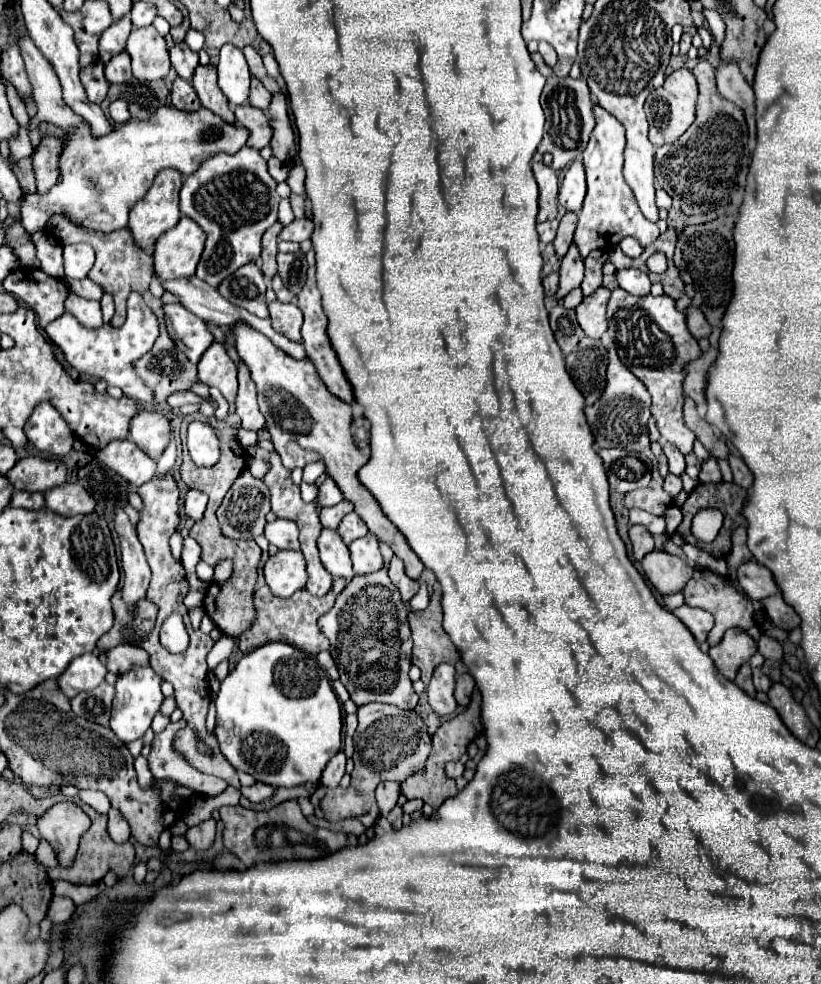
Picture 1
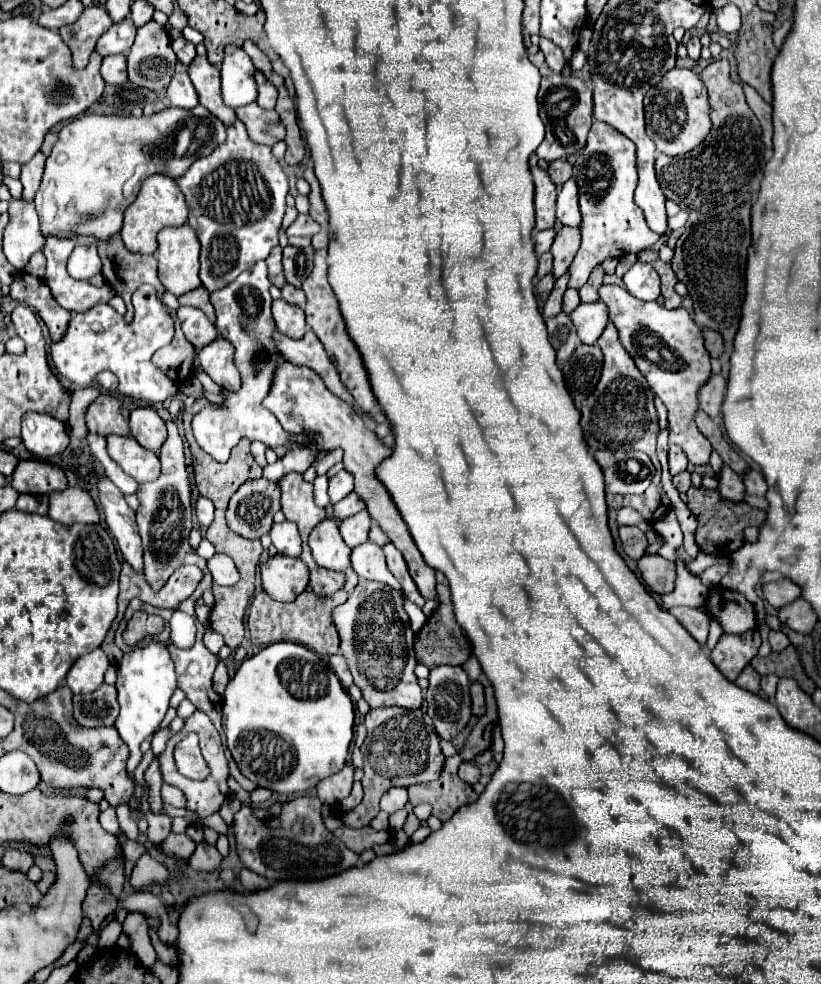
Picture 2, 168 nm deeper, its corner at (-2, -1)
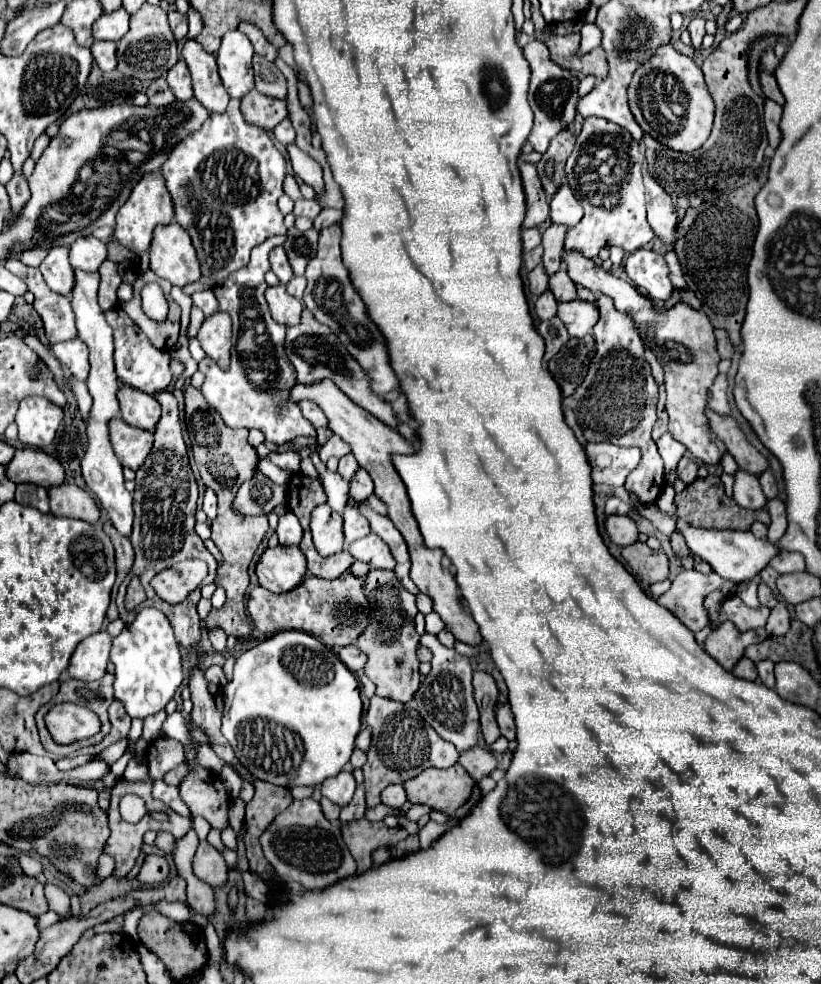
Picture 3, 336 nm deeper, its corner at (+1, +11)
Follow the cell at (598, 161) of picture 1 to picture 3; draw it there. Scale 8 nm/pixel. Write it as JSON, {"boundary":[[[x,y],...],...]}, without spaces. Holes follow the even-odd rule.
{"boundary":[[[587,117],[583,123],[581,133],[577,135],[575,151],[567,159],[567,183],[571,185],[573,195],[581,201],[585,215],[579,225],[567,231],[565,235],[565,249],[567,251],[581,251],[585,257],[595,257],[603,247],[623,247],[627,253],[637,251],[645,247],[653,237],[653,229],[647,223],[645,217],[645,185],[643,185],[643,163],[645,157],[639,151],[639,143],[631,137],[629,131],[623,127],[617,127],[617,123],[611,123],[601,117]]]}

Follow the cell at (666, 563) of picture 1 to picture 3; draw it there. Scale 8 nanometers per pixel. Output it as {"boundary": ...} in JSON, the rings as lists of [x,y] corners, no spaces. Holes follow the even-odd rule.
{"boundary":[[[633,543],[621,551],[621,557],[631,567],[635,579],[641,585],[665,581],[669,575],[669,561],[663,549],[649,549],[645,543]]]}

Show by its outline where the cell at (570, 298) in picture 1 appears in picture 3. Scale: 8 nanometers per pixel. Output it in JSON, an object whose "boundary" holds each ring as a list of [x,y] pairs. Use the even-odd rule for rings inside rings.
{"boundary":[[[563,269],[549,277],[549,291],[555,295],[557,303],[565,303],[565,301],[577,299],[575,283],[569,279],[569,275]]]}

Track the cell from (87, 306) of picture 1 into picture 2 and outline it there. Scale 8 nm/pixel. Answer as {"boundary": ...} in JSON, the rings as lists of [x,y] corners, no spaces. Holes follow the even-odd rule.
{"boundary":[[[48,237],[44,255],[46,255],[46,275],[44,281],[52,289],[54,299],[60,307],[72,313],[90,311],[96,303],[108,303],[114,297],[114,291],[108,285],[94,287],[88,281],[76,281],[66,271],[68,255],[74,249],[72,239]]]}

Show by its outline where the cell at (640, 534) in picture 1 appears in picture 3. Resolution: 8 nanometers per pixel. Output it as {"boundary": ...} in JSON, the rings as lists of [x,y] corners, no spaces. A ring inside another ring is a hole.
{"boundary":[[[609,515],[605,519],[605,531],[609,539],[619,547],[627,547],[637,541],[637,525],[627,515]]]}

